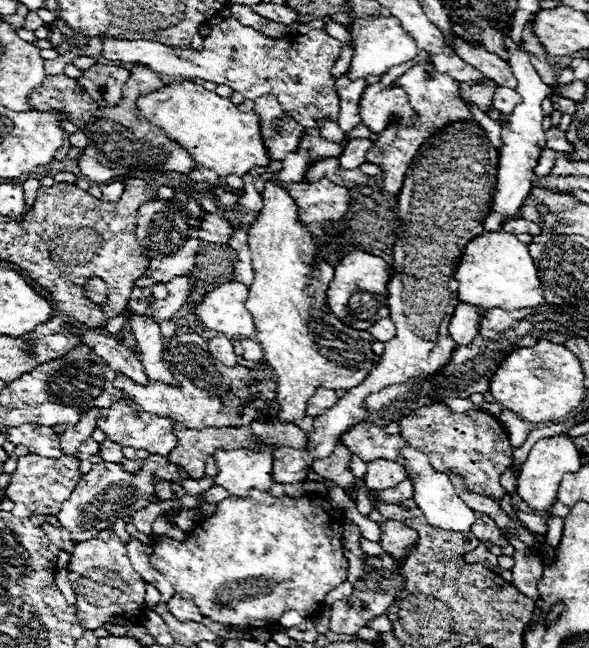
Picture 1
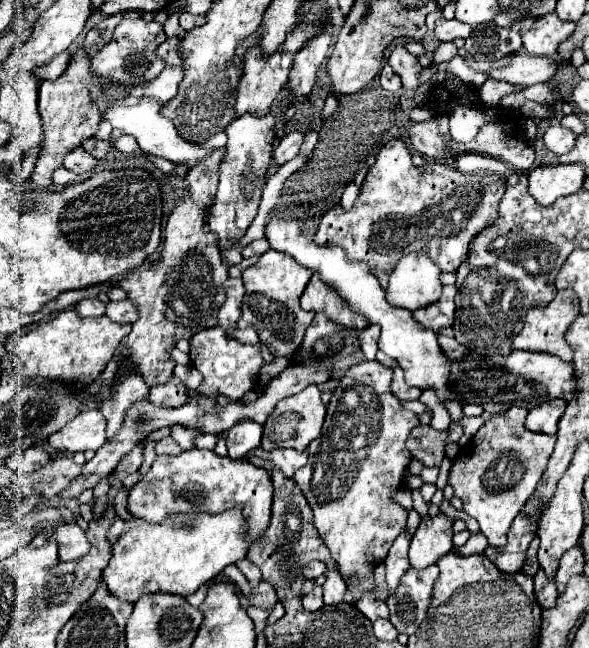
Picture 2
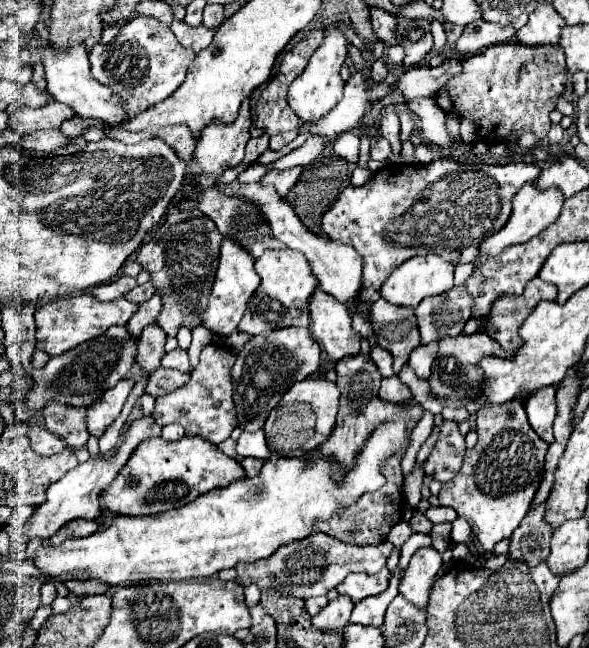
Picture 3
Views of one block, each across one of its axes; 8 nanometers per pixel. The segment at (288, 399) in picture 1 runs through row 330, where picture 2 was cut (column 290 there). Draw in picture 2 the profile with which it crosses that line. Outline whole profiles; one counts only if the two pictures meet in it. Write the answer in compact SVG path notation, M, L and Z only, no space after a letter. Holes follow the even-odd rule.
M276 250L264 252L252 268L242 272L246 294L242 300L242 318L238 320L238 328L254 328L260 336L260 342L266 344L274 356L298 360L298 350L304 340L304 332L314 318L314 312L306 312L300 308L300 296L310 276L312 272L296 264L292 256Z

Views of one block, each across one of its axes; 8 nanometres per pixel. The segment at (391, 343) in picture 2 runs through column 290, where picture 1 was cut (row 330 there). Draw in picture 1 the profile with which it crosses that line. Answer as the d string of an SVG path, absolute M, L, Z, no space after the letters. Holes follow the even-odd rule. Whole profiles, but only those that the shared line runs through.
M226 282L206 294L196 308L202 324L210 330L222 332L228 338L248 338L256 334L252 314L246 310L248 286L242 282Z

